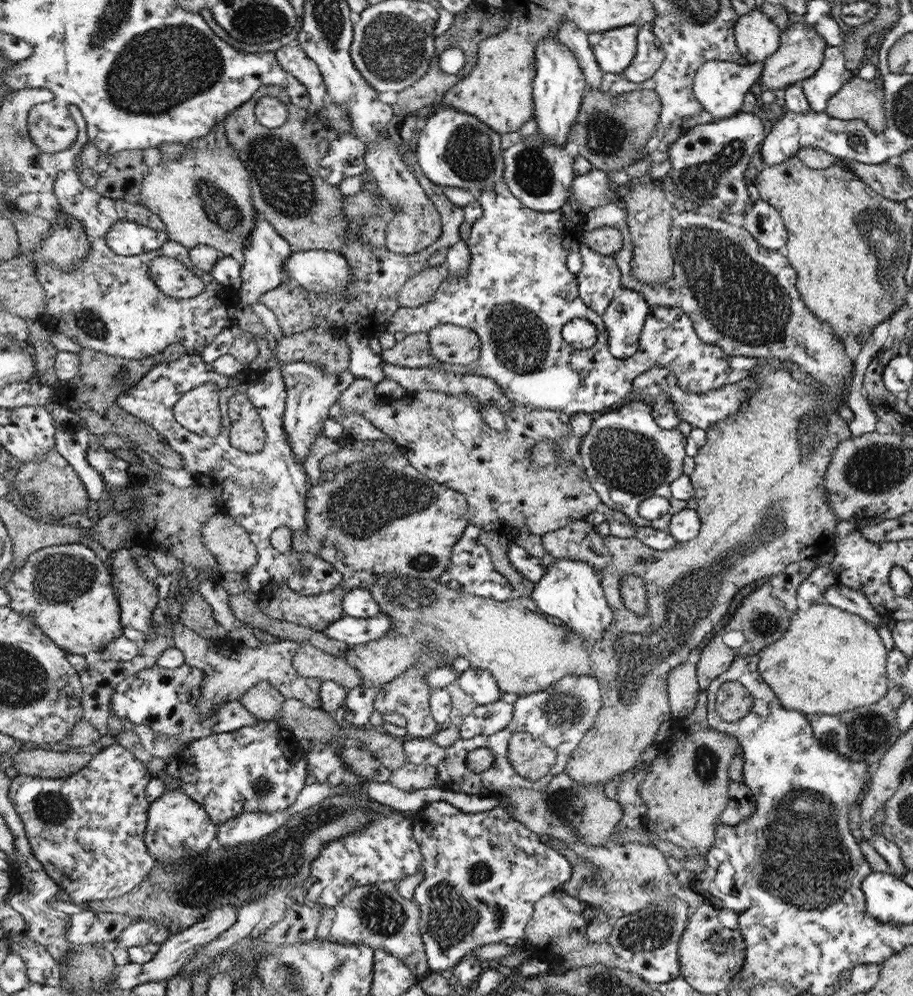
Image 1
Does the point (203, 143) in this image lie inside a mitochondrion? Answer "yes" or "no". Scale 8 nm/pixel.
no

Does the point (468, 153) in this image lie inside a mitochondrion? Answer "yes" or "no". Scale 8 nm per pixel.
yes

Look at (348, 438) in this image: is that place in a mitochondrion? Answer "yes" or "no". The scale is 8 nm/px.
no

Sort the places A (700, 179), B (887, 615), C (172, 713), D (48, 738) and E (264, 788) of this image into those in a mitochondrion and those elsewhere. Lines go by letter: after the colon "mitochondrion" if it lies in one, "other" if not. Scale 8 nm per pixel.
A: mitochondrion
B: other
C: other
D: other
E: mitochondrion

